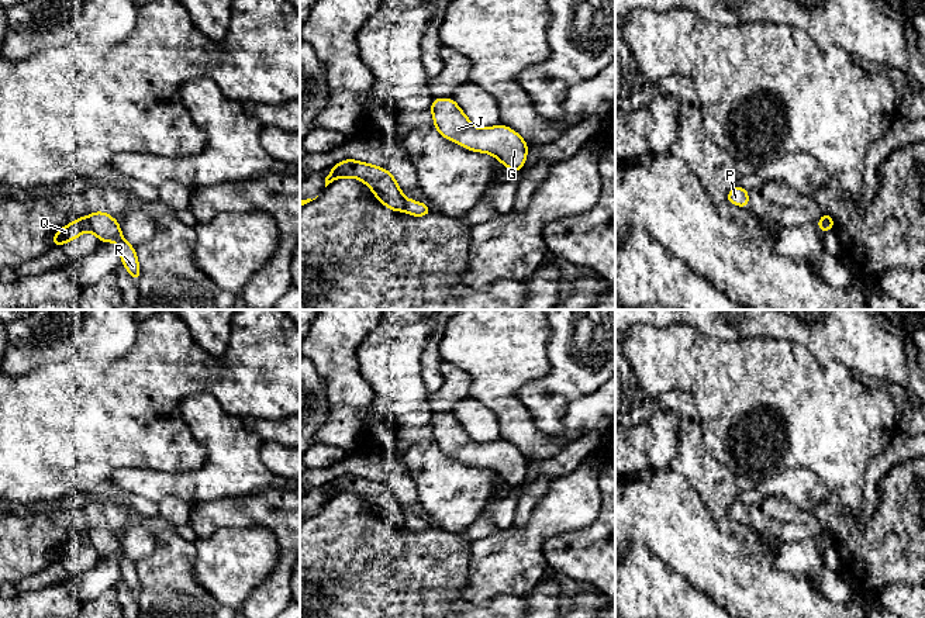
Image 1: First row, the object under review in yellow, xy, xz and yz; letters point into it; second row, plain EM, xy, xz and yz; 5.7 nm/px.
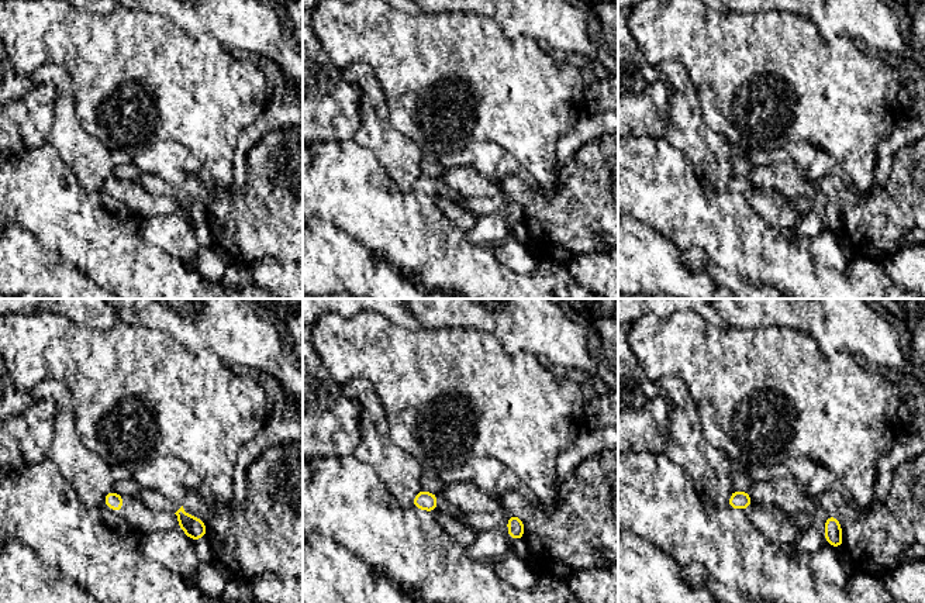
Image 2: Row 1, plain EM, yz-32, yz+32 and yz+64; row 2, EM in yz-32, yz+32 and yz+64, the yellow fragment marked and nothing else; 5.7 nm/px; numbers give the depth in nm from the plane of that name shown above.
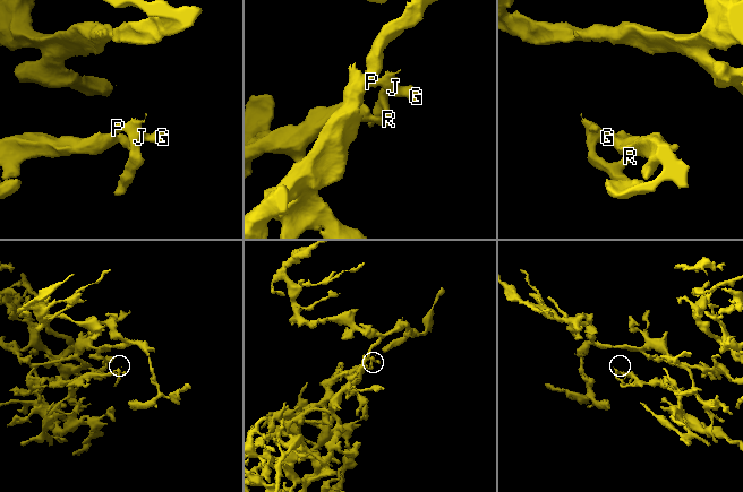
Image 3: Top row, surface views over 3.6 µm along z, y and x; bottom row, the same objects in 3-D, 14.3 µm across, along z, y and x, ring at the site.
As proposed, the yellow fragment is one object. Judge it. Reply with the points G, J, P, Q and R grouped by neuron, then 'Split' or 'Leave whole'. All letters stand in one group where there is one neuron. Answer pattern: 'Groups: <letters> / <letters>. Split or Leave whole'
Groups: G J P R / Q. Split

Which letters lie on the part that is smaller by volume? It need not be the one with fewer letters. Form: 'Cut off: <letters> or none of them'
Cut off: G, J, P, R

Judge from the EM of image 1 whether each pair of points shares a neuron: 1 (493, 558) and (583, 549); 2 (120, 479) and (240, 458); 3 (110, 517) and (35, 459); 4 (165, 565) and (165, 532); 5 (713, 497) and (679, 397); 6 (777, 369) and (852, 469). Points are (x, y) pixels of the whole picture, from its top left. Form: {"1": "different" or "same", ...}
{"1": "different", "2": "same", "3": "different", "4": "same", "5": "same", "6": "same"}

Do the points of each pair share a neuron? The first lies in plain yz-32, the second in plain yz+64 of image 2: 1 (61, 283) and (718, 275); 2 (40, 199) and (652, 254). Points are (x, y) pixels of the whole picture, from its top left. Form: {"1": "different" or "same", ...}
{"1": "different", "2": "different"}

